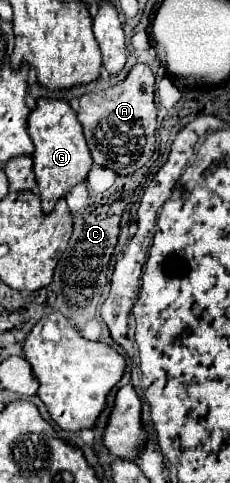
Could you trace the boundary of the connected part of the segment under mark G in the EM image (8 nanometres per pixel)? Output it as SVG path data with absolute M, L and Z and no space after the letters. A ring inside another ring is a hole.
M38 98L36 108L30 112L28 128L34 140L32 160L34 160L38 192L42 190L42 198L40 198L42 210L44 214L48 214L52 212L58 198L66 196L76 184L80 184L88 176L92 168L92 158L84 140L82 126L76 118L76 112L62 98Z

